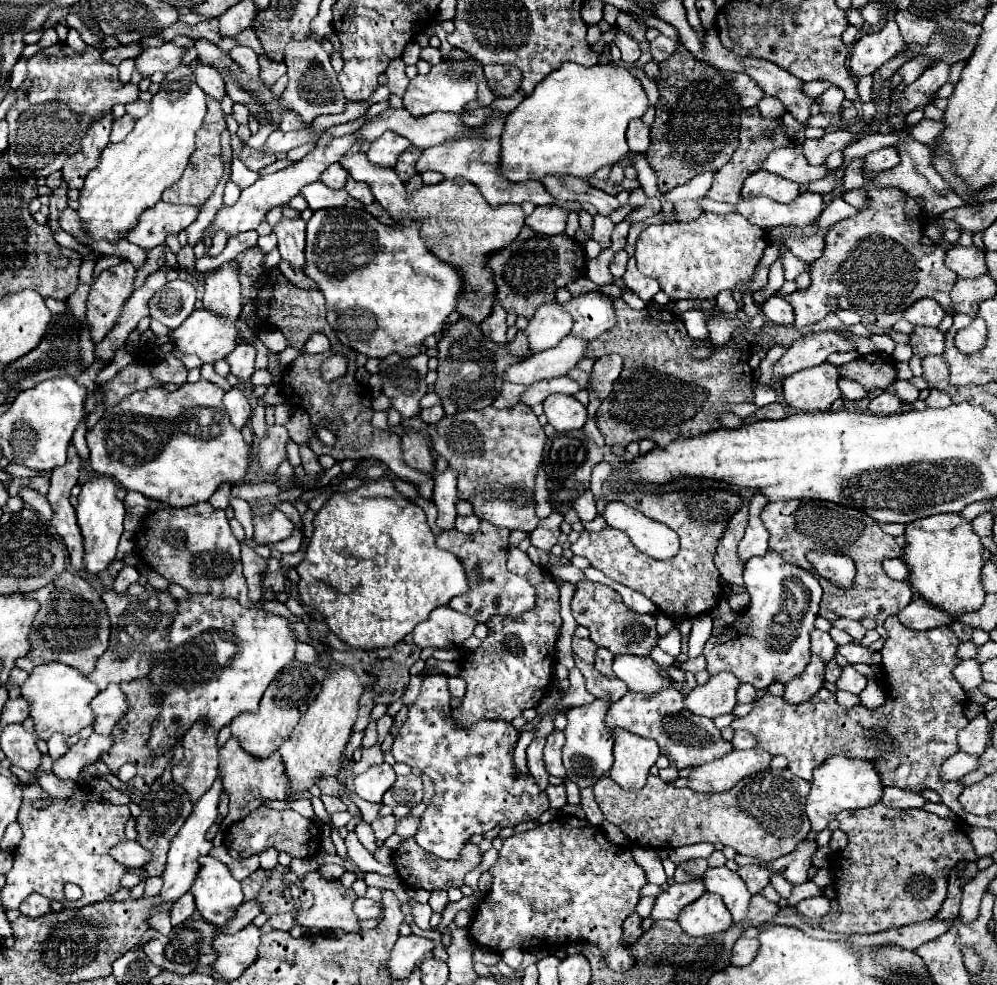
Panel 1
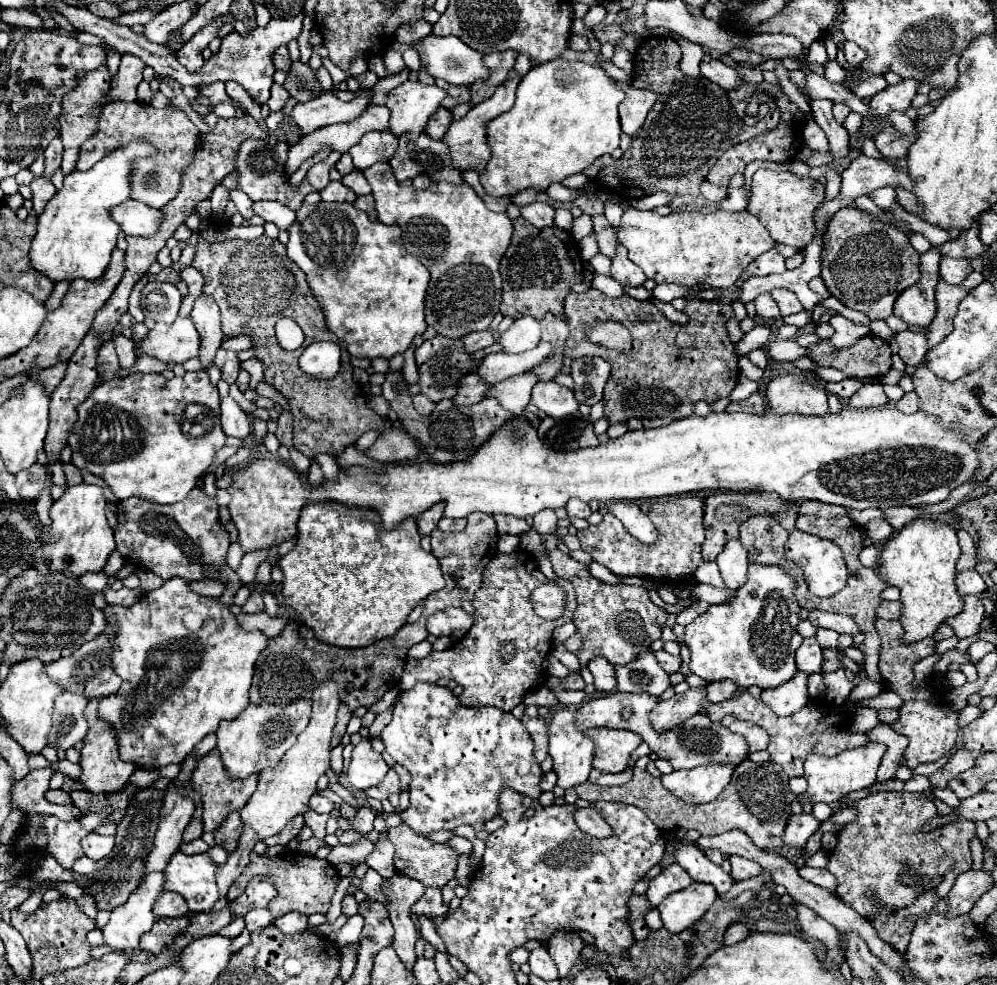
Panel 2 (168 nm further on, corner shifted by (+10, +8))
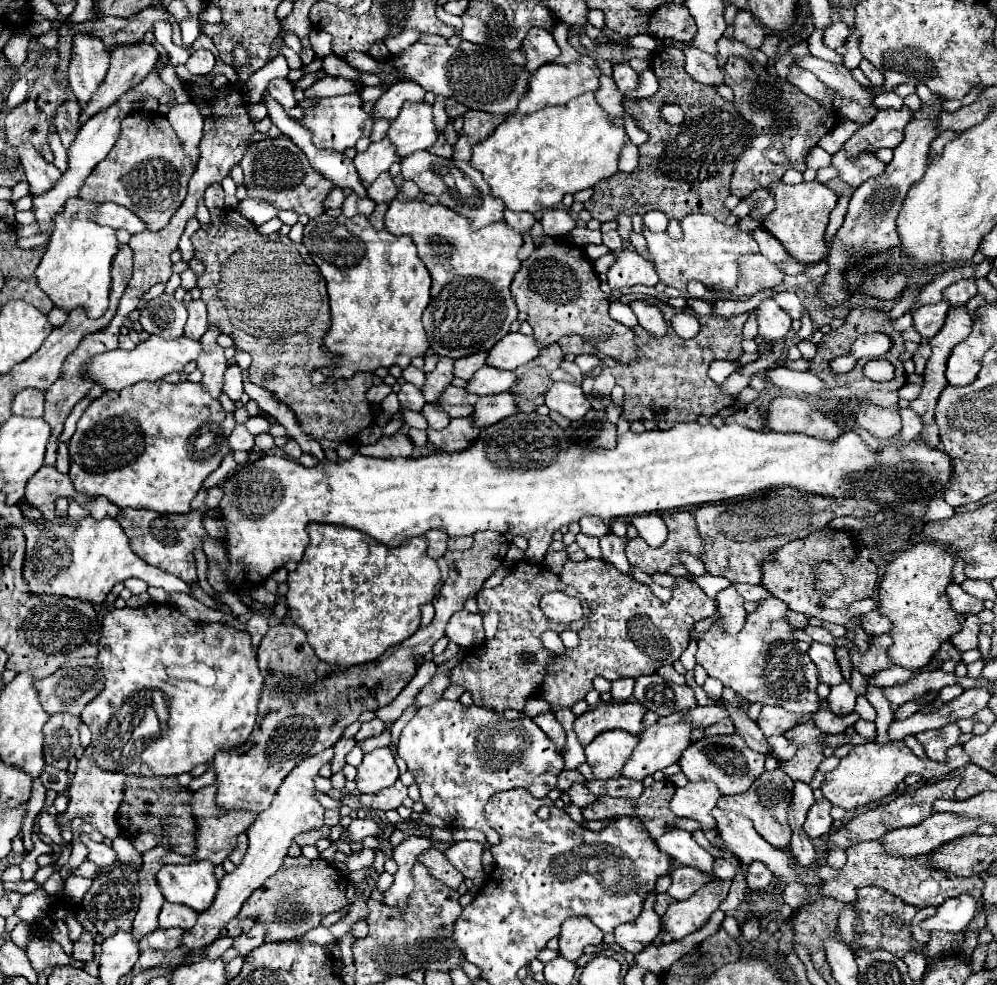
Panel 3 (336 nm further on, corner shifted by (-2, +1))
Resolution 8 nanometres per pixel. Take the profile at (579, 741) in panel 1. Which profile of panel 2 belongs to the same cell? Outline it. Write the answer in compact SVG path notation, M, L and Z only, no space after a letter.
M563 707L555 711L549 721L549 757L553 759L553 771L559 777L557 785L563 789L569 789L587 781L591 771L591 761L595 755L595 743L575 727L575 721L577 721L575 717L577 717L575 709Z

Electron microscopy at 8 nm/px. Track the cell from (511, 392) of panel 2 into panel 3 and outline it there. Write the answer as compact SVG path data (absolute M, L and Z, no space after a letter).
M509 392L503 394L495 394L495 396L481 396L475 402L475 410L473 410L473 424L479 428L487 428L495 422L499 422L501 418L515 414L517 406L515 406L515 398Z

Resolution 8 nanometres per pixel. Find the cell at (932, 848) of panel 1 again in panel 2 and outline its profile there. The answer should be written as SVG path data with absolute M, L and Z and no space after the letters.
M885 791L859 801L843 801L841 809L849 807L857 811L857 817L837 833L839 843L829 853L827 869L837 877L835 895L865 919L871 921L877 907L893 911L909 907L923 891L935 889L949 869L957 873L971 869L969 839L975 835L975 825L957 821L927 831L925 823L937 815L933 801L927 797Z

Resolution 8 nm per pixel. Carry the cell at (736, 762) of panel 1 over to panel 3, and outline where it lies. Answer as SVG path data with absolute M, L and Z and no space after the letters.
M687 782L683 788L677 788L669 808L677 818L693 818L701 824L701 830L705 832L707 840L715 840L715 818L711 816L711 810L717 806L715 800L719 800L721 794L715 790L713 782Z

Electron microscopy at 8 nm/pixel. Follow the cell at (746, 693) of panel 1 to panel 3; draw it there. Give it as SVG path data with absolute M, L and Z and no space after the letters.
M707 704L707 706L697 706L695 710L687 712L681 720L689 722L693 728L707 728L719 720L723 720L727 716L727 710L715 704Z

